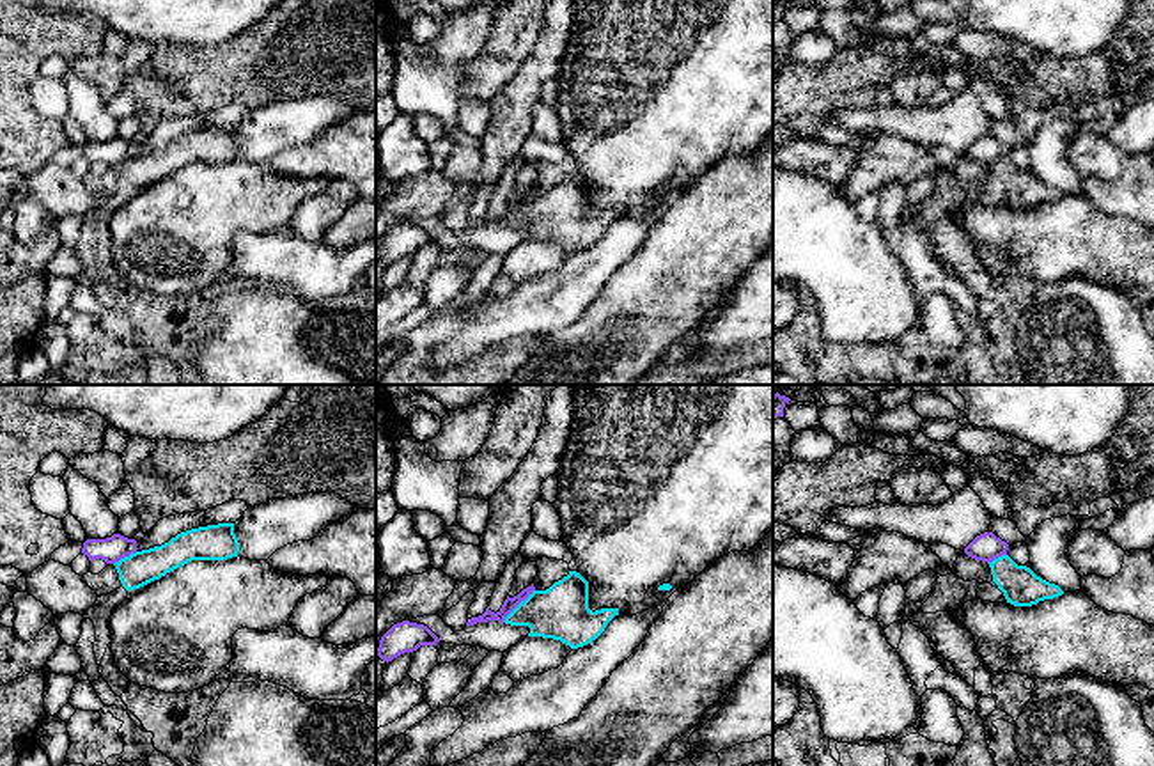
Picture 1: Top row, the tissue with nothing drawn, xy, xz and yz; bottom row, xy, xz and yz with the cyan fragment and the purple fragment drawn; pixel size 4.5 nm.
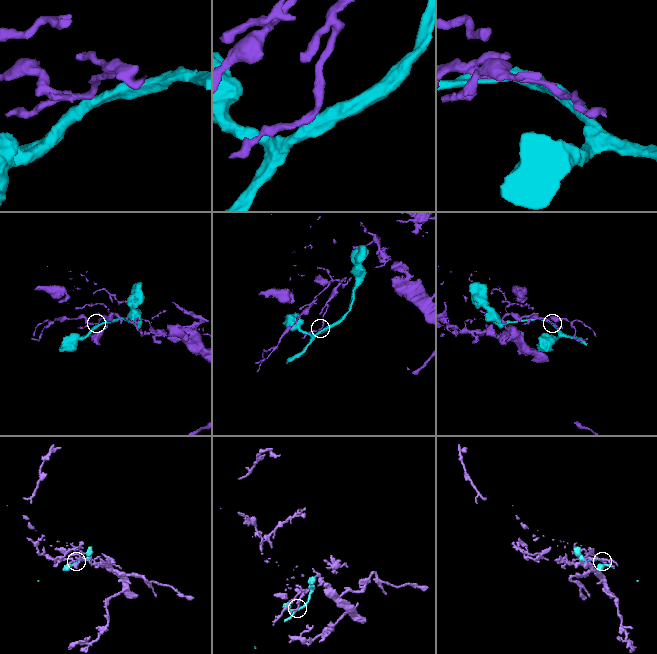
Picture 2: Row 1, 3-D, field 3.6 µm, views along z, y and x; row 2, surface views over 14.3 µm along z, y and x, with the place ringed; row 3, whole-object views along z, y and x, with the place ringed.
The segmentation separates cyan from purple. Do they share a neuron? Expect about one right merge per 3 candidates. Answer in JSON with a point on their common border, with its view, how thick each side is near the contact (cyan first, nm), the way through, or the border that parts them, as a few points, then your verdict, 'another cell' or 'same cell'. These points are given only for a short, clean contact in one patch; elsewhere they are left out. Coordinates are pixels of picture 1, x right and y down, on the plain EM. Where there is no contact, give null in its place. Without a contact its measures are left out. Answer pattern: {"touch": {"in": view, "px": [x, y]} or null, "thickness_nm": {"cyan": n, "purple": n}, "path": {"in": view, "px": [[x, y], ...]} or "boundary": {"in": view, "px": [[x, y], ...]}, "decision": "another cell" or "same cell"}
{"touch": {"in": "xz", "px": [518, 208]}, "thickness_nm": {"cyan": 260, "purple": 60}, "boundary": {"in": "xz", "px": [[534, 192], [502, 224]]}, "decision": "another cell"}

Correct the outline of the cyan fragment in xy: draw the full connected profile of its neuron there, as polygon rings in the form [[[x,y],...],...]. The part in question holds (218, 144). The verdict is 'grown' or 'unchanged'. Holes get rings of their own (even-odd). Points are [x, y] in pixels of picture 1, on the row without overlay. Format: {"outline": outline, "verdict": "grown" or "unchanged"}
{"outline": [[[218,126],[177,137],[168,145],[135,154],[115,165],[126,193],[140,192],[191,163],[227,163],[238,160],[234,126]]], "verdict": "unchanged"}

